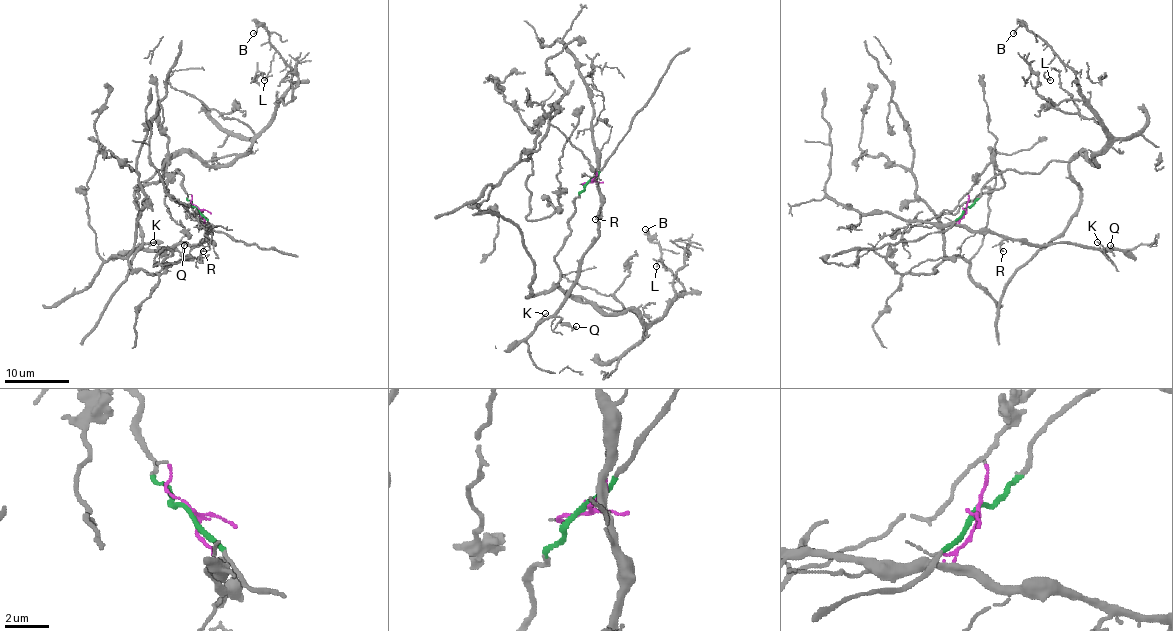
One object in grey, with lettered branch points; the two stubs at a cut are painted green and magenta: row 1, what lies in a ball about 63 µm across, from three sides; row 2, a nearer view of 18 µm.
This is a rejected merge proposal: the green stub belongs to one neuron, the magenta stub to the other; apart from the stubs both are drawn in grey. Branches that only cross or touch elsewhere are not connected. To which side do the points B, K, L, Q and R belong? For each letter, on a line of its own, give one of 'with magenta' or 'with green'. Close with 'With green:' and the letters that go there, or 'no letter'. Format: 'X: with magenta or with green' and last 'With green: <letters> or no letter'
B: with green
K: with magenta
L: with green
Q: with magenta
R: with magenta
With green: B, L

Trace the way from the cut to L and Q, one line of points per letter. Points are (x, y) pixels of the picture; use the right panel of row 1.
L: (966, 208), (1006, 170), (1039, 173), (1079, 152), (1089, 160), (1107, 141), (1076, 75), (1054, 53), (1051, 80)
Q: (966, 208), (959, 222), (974, 230), (993, 230), (1035, 245), (1070, 243), (1112, 251), (1110, 245)

